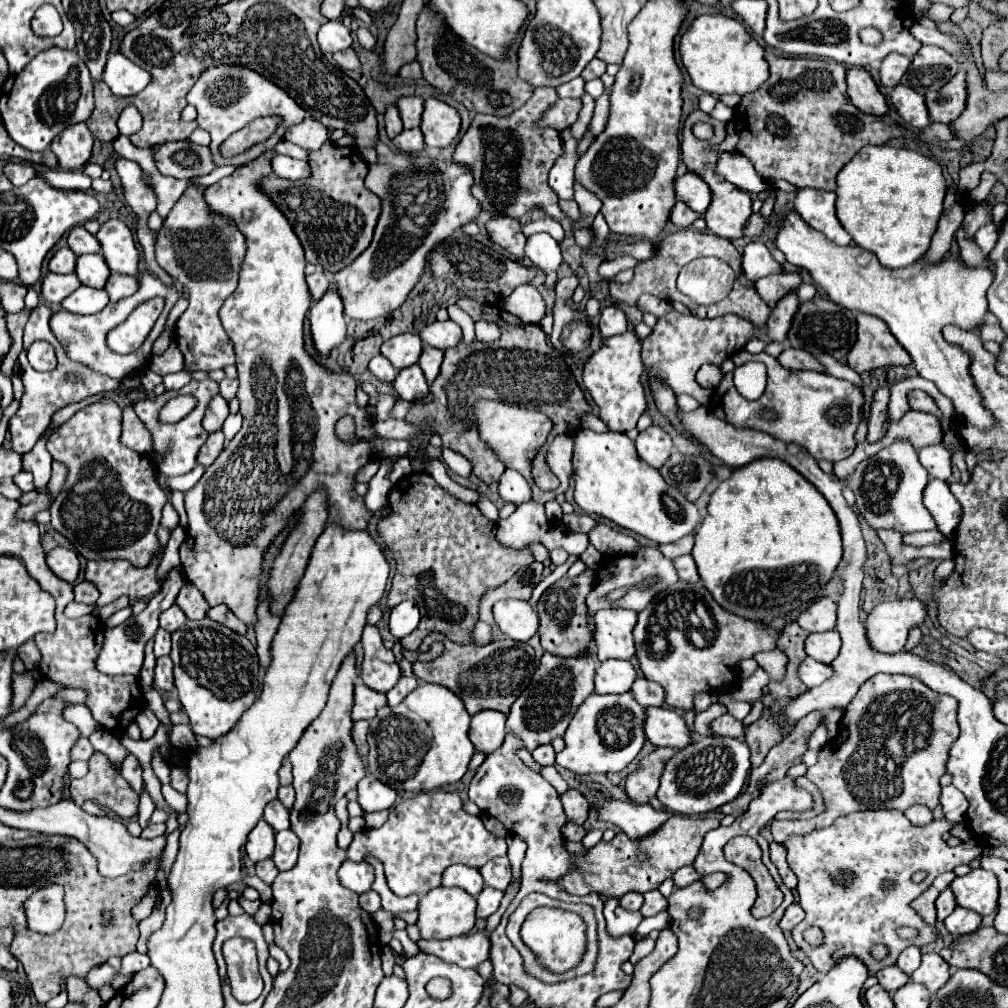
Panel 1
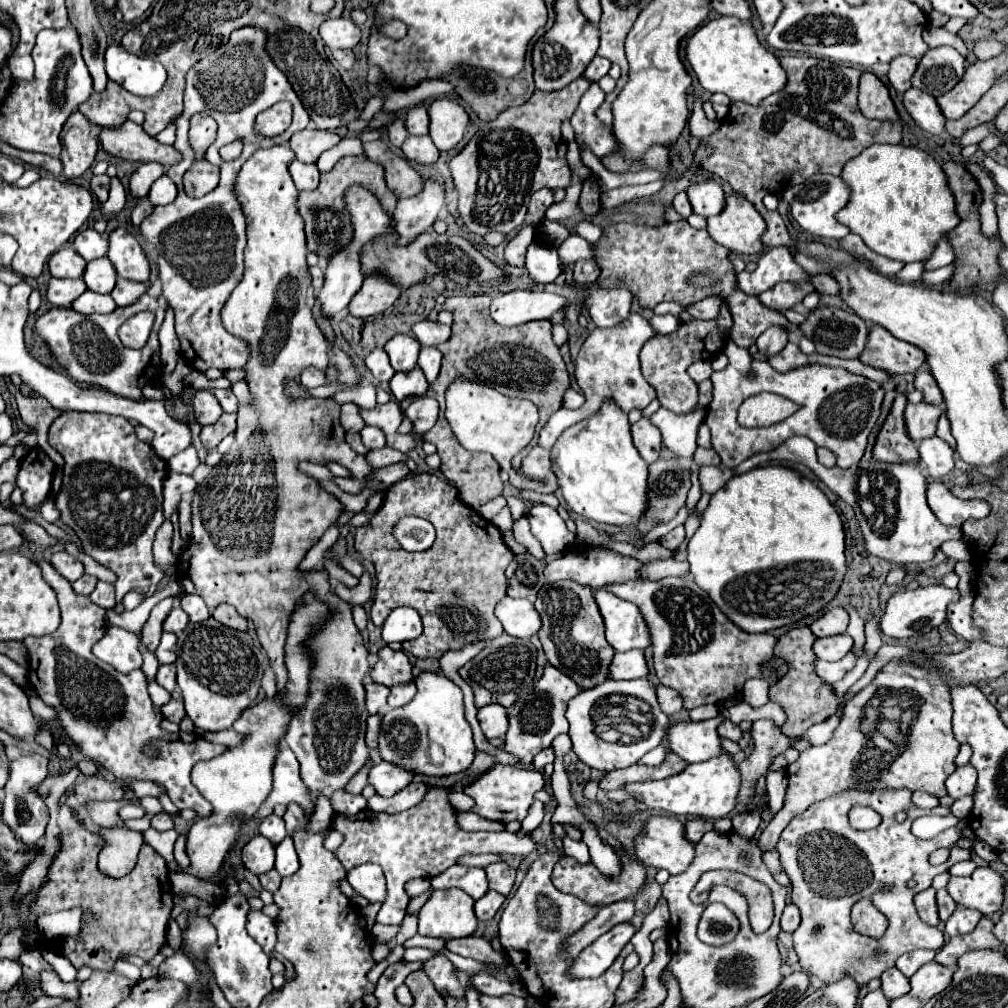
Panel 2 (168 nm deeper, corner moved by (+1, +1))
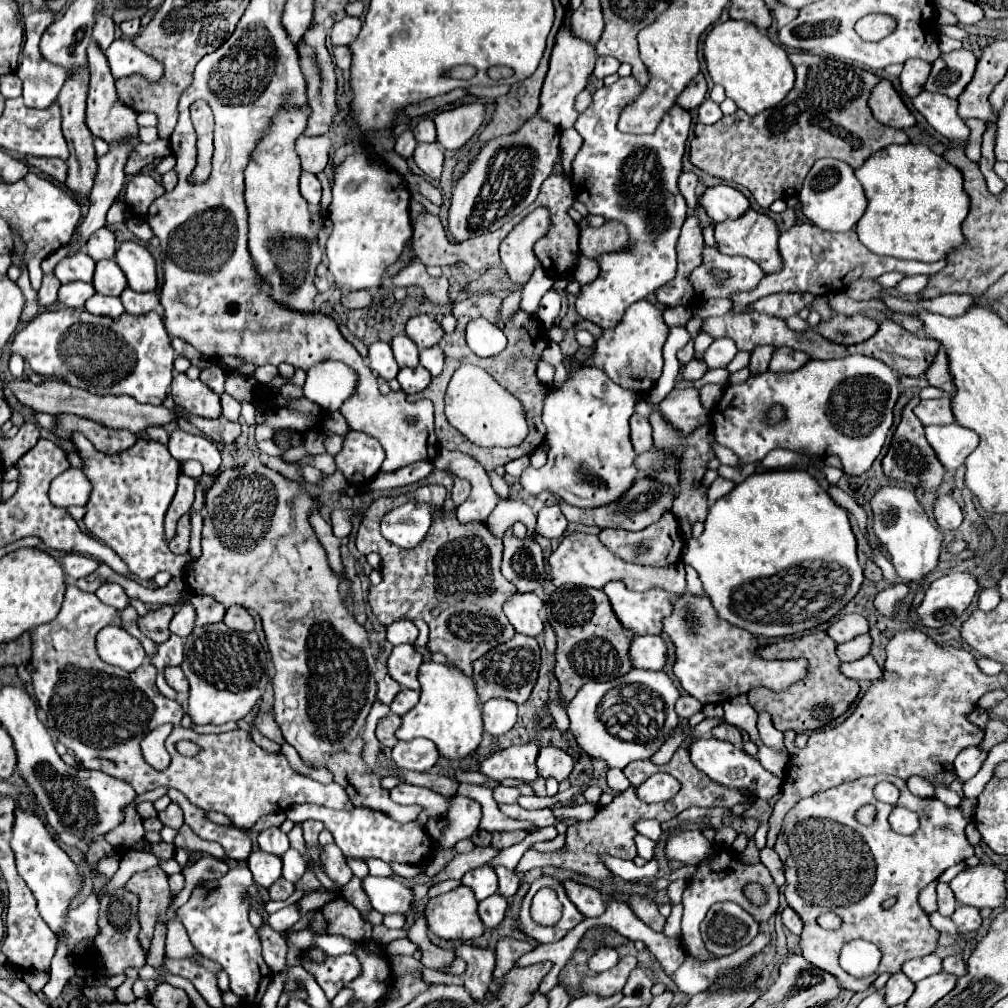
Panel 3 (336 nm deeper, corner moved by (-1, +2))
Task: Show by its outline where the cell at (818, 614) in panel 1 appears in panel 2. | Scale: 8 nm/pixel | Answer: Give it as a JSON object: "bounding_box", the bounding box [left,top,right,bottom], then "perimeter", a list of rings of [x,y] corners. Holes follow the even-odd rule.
{"bounding_box":[809,607,849,637],"perimeter":[[[833,607],[833,609],[829,609],[823,617],[819,617],[817,621],[813,621],[813,623],[809,625],[809,629],[813,631],[815,637],[825,637],[825,635],[845,633],[847,623],[849,623],[849,617],[847,617],[845,609]]]}

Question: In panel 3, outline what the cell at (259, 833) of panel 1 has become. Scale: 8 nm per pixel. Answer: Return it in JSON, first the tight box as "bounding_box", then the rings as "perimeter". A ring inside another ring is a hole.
{"bounding_box":[249,852,281,888],"perimeter":[[[253,852],[249,856],[249,868],[253,872],[253,880],[255,884],[269,888],[271,884],[275,884],[281,878],[281,858],[267,854],[267,852]]]}

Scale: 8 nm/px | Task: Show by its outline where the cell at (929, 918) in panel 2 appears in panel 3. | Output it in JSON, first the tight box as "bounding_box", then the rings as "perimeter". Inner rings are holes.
{"bounding_box":[919,882,937,914],"perimeter":[[[931,882],[921,894],[919,894],[919,904],[921,908],[929,914],[929,912],[935,912],[937,910],[937,898],[935,898],[935,886],[937,882]]]}

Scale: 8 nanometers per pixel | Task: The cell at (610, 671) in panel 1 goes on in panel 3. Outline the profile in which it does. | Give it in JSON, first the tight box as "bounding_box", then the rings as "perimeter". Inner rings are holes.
{"bounding_box":[629,636,667,670],"perimeter":[[[637,636],[629,650],[635,668],[661,670],[667,662],[667,644],[661,636]]]}

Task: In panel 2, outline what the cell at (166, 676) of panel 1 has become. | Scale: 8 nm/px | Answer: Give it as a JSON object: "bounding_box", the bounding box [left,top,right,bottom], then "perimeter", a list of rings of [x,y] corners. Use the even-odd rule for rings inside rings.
{"bounding_box":[157,663,175,693],"perimeter":[[[169,663],[169,665],[159,665],[159,671],[157,671],[157,683],[161,687],[165,687],[169,693],[175,689],[175,665]]]}

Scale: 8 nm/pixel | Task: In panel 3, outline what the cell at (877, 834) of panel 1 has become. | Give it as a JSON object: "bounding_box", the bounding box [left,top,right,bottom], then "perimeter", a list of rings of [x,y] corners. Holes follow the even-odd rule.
{"bounding_box":[775,776,973,992],"perimeter":[[[863,776],[799,800],[783,820],[775,852],[785,866],[787,904],[805,922],[801,934],[803,956],[813,966],[833,974],[843,988],[859,992],[869,988],[879,974],[899,972],[903,962],[931,954],[935,950],[937,930],[929,924],[917,896],[949,866],[955,866],[973,854],[973,846],[965,836],[965,826],[967,820],[959,808],[949,808],[937,798],[913,796],[905,780],[895,776]],[[881,780],[889,780],[899,788],[901,794],[895,806],[909,808],[919,816],[921,826],[913,836],[891,830],[887,818],[895,806],[879,802],[873,796],[873,788]],[[863,804],[871,804],[877,810],[875,820],[869,826],[859,824],[855,818],[855,812]],[[943,826],[949,826],[949,830],[943,830]],[[885,898],[895,898],[895,906],[883,910],[881,902]],[[823,912],[839,914],[843,922],[839,930],[825,930],[817,924],[817,916]],[[855,938],[873,942],[883,954],[877,972],[867,978],[855,978],[839,966],[843,944]]]}

